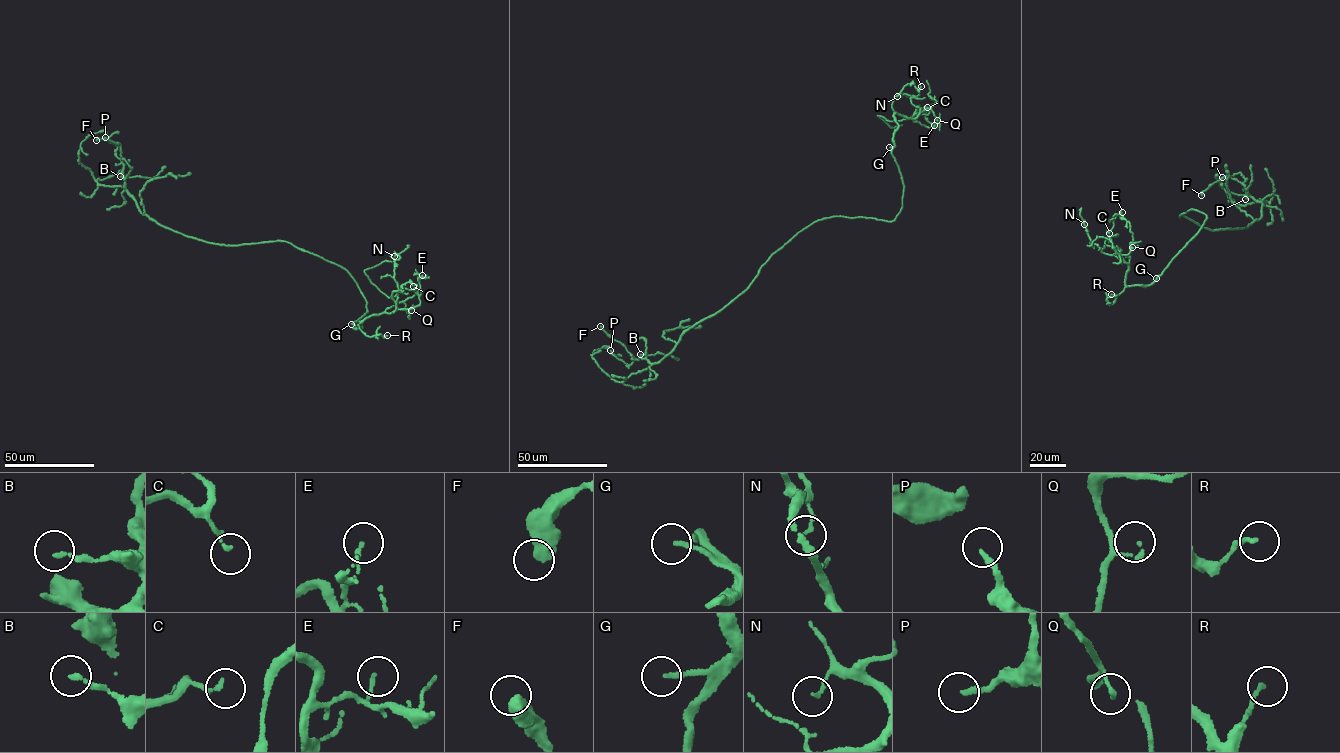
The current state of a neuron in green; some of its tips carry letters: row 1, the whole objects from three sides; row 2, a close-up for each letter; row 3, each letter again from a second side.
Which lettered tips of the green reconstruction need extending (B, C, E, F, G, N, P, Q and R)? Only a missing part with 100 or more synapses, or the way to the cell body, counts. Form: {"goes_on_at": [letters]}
{"goes_on_at": ["G"]}

